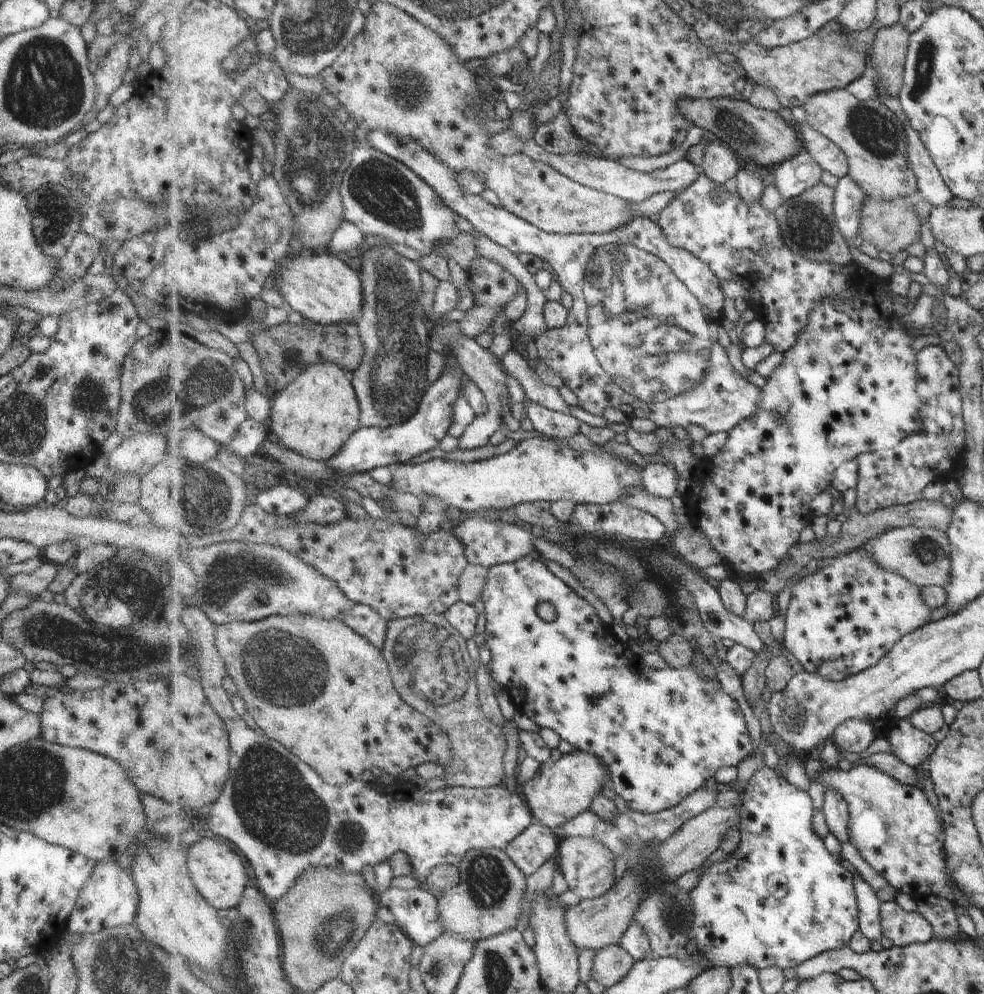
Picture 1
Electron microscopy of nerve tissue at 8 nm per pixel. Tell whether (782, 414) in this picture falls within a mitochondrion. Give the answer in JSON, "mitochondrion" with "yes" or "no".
{"mitochondrion":"yes"}

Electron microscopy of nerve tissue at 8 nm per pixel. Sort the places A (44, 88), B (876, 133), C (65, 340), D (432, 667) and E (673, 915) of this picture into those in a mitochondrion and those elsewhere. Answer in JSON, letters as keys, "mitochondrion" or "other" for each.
{"A":"mitochondrion","B":"mitochondrion","C":"other","D":"mitochondrion","E":"mitochondrion"}

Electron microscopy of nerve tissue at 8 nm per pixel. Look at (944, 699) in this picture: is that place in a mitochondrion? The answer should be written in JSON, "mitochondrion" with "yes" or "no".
{"mitochondrion":"no"}

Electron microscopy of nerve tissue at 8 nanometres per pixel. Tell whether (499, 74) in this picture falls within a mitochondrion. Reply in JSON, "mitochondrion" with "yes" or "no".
{"mitochondrion":"no"}

